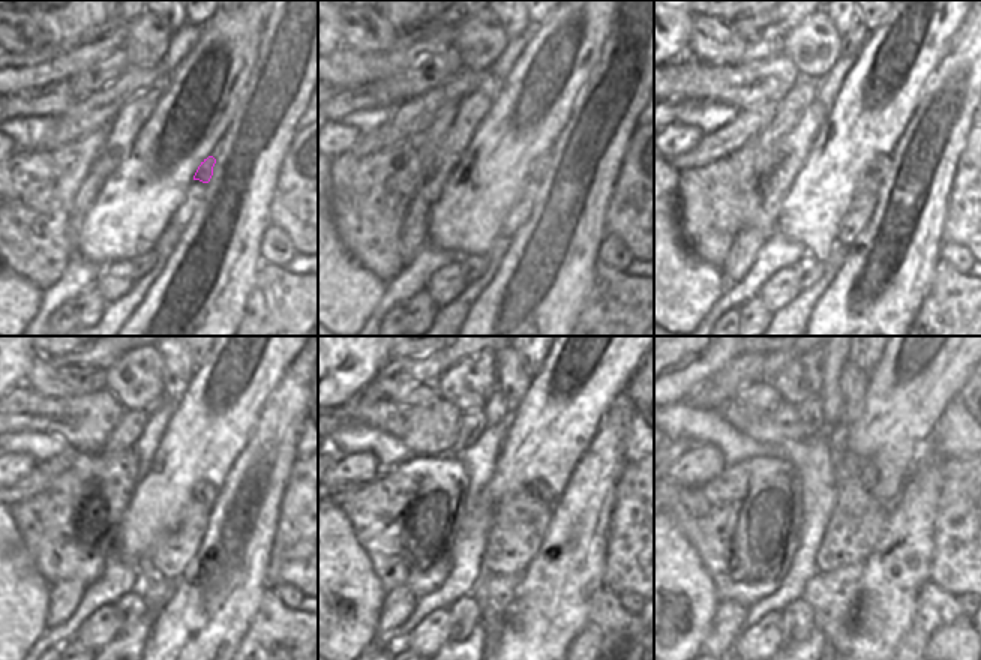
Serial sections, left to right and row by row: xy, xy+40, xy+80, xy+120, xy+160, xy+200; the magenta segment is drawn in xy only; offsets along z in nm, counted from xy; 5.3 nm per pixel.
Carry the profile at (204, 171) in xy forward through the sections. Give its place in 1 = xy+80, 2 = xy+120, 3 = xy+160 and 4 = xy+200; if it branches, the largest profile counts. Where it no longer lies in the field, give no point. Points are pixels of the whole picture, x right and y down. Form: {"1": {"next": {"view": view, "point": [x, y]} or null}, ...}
{"1": {"next": {"view": "xy+80", "point": [878, 168]}}, "2": {"next": {"view": "xy+120", "point": [204, 492]}}, "3": {"next": {"view": "xy+160", "point": [539, 489]}}, "4": {"next": {"view": "xy+200", "point": [869, 474]}}}

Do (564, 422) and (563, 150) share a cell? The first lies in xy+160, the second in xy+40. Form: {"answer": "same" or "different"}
{"answer": "different"}

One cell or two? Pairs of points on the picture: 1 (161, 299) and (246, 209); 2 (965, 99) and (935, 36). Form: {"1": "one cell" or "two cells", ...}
{"1": "one cell", "2": "two cells"}

